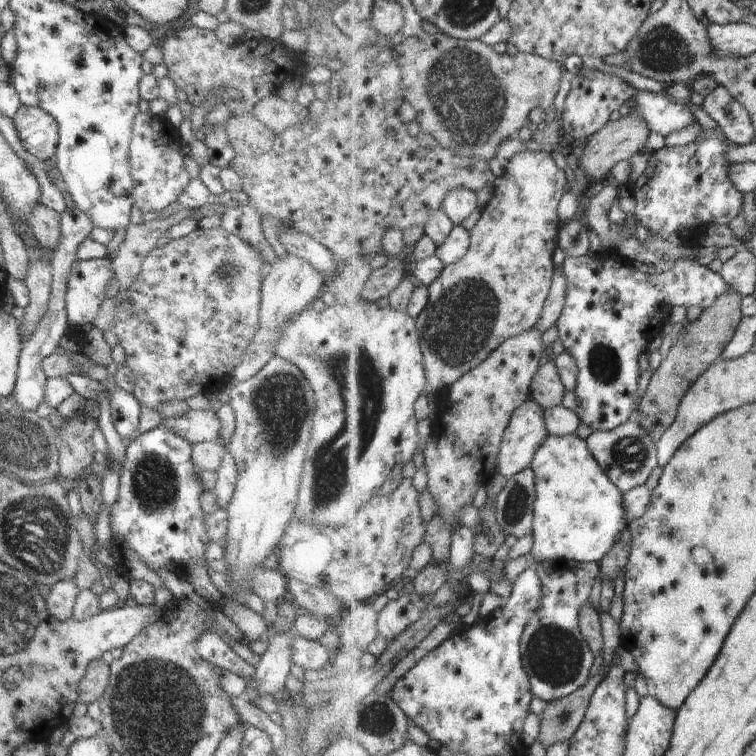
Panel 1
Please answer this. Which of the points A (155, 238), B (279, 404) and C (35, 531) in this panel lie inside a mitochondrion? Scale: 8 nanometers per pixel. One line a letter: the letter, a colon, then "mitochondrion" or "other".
A: other
B: mitochondrion
C: mitochondrion

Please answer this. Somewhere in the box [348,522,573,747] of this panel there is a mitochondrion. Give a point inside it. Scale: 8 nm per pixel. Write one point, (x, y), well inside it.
(377, 719)

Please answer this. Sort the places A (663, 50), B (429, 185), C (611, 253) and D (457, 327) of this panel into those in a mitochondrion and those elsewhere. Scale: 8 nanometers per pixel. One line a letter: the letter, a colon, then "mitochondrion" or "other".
A: mitochondrion
B: other
C: other
D: mitochondrion

